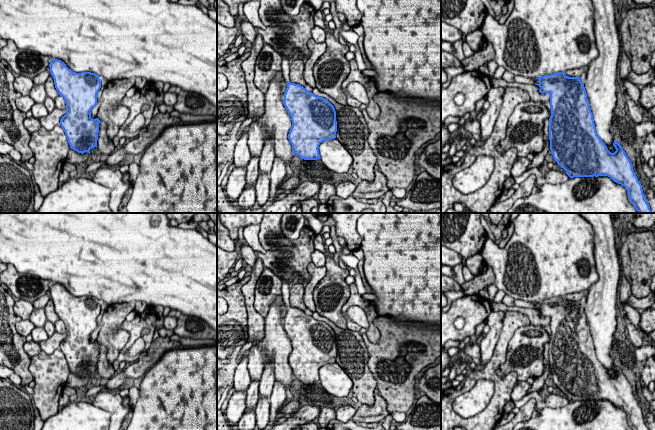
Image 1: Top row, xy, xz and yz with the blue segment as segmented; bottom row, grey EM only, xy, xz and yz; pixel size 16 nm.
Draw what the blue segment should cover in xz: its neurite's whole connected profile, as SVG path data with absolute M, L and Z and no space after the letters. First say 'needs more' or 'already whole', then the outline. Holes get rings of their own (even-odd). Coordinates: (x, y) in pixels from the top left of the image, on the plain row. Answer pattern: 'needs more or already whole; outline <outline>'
needs more; outline M288 283L282 284L281 291L287 306L283 327L292 345L288 363L293 378L304 384L320 383L319 369L336 362L335 332L327 323L290 306Z

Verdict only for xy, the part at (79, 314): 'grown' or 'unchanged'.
unchanged

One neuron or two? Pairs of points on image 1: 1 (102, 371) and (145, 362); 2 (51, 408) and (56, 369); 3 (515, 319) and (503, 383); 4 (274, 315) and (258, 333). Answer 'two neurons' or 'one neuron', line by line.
1: two neurons
2: one neuron
3: one neuron
4: two neurons

